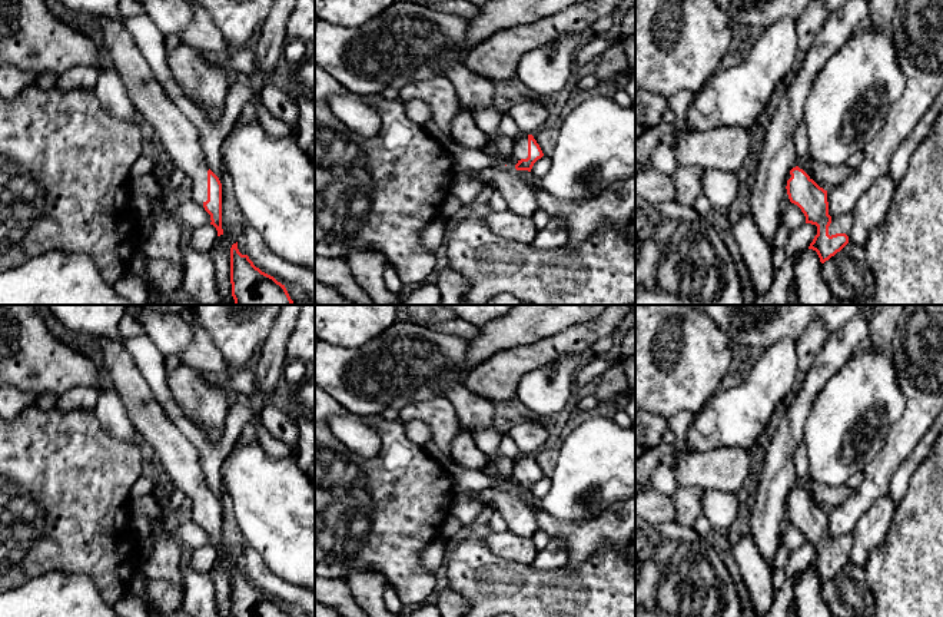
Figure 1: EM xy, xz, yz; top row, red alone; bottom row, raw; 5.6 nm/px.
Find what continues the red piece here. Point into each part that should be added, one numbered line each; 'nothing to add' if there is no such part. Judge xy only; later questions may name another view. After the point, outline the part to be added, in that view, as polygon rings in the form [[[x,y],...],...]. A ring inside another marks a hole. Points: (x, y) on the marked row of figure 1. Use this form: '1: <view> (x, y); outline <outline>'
1: xy (173, 132); outline [[[96,16],[96,21],[100,42],[109,50],[133,106],[153,129],[159,147],[173,167],[192,180],[186,198],[203,206],[207,200],[209,167],[197,129],[167,96],[132,34],[110,17]]]

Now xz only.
1: xz (520, 151); outline [[[528,135],[519,139],[515,139],[509,166],[515,166],[521,159],[528,157]]]

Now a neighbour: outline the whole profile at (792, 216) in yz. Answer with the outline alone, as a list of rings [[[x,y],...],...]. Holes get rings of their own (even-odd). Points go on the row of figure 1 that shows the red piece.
[[[788,202],[780,212],[780,222],[793,232],[806,223],[806,216],[797,205]]]

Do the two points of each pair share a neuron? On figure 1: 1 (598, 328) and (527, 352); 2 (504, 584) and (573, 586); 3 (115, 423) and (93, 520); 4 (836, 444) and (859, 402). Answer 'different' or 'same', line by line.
1: same
2: same
3: different
4: same

